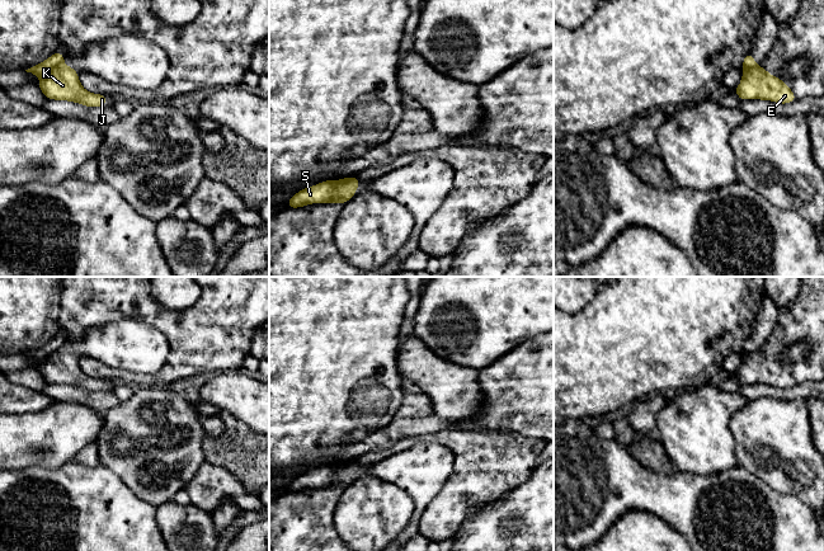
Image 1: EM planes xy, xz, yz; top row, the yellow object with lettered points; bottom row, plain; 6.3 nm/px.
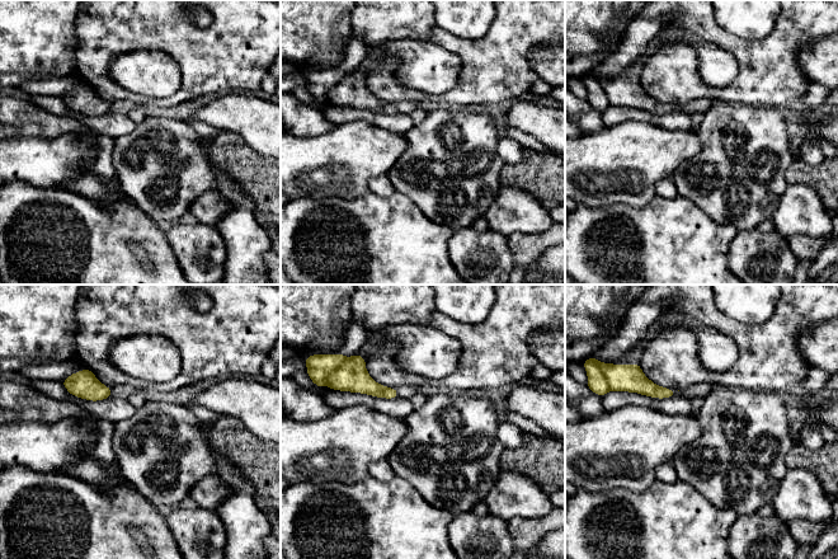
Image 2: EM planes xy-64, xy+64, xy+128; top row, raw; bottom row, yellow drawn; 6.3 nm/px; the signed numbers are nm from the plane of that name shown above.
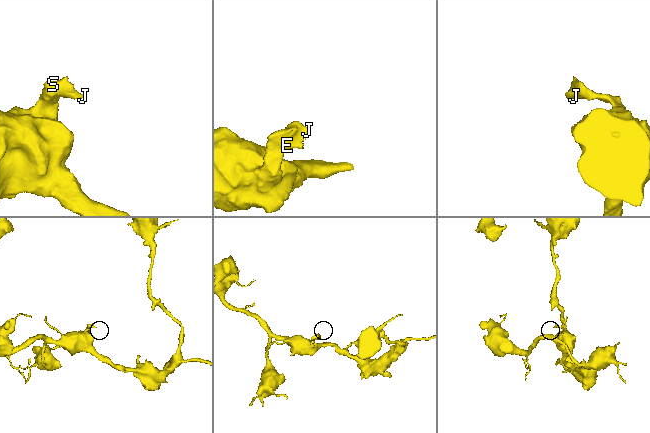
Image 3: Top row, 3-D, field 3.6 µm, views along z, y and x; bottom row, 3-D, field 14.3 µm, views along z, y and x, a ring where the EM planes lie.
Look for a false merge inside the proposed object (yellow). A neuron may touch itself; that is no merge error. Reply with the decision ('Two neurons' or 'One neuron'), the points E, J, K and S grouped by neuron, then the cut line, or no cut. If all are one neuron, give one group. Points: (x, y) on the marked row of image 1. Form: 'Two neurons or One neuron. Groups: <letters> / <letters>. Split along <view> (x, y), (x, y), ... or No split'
Two neurons. Groups: E J K / S. Split along xz (335, 182), (333, 194), (324, 202)

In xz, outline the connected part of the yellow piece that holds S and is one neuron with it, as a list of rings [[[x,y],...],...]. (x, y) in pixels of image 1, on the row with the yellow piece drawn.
[[[325,180],[316,185],[303,188],[287,202],[288,208],[305,207],[306,204],[329,201],[335,192],[335,182]]]

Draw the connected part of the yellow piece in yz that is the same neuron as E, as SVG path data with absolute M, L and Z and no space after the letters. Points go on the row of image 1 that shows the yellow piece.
M762 66L741 69L743 77L734 91L740 100L771 100L780 104L795 102L797 98L787 84L771 75Z

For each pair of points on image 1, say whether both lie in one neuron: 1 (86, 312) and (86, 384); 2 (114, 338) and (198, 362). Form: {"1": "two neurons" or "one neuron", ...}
{"1": "two neurons", "2": "two neurons"}

